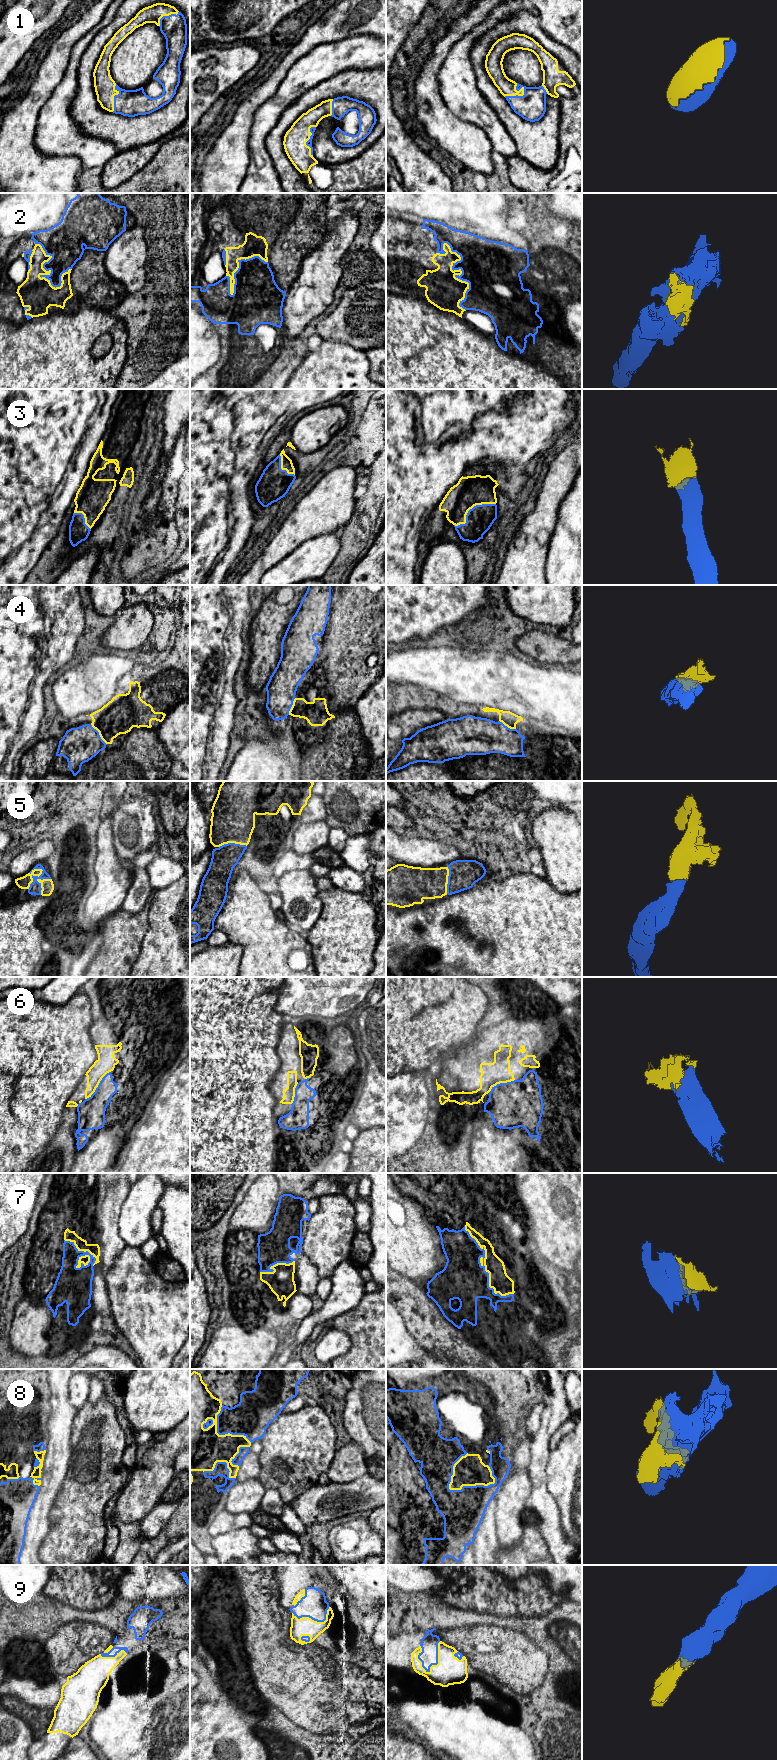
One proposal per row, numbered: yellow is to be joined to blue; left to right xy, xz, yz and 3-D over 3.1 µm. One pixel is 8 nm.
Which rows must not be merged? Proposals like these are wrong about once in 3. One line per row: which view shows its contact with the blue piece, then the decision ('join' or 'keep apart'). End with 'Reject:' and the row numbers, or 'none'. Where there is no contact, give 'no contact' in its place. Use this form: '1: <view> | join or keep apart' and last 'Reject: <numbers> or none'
1: yz | join
2: yz | keep apart
3: yz | join
4: xy | keep apart
5: xy | join
6: xy | keep apart
7: yz | keep apart
8: yz | keep apart
9: yz | join
Reject: 2, 4, 6, 7, 8

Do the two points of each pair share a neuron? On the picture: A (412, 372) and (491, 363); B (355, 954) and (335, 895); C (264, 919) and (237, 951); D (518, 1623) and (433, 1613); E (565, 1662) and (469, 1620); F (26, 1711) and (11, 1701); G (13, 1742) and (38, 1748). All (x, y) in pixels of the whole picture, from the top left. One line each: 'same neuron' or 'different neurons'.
A: same neuron
B: same neuron
C: different neurons
D: same neuron
E: same neuron
F: same neuron
G: different neurons

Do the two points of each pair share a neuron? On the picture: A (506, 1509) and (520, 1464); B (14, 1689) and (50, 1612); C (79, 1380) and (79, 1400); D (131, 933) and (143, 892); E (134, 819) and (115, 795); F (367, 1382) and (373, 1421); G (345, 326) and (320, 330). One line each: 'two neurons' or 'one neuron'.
A: one neuron
B: two neurons
C: one neuron
D: two neurons
E: two neurons
F: one neuron
G: one neuron

